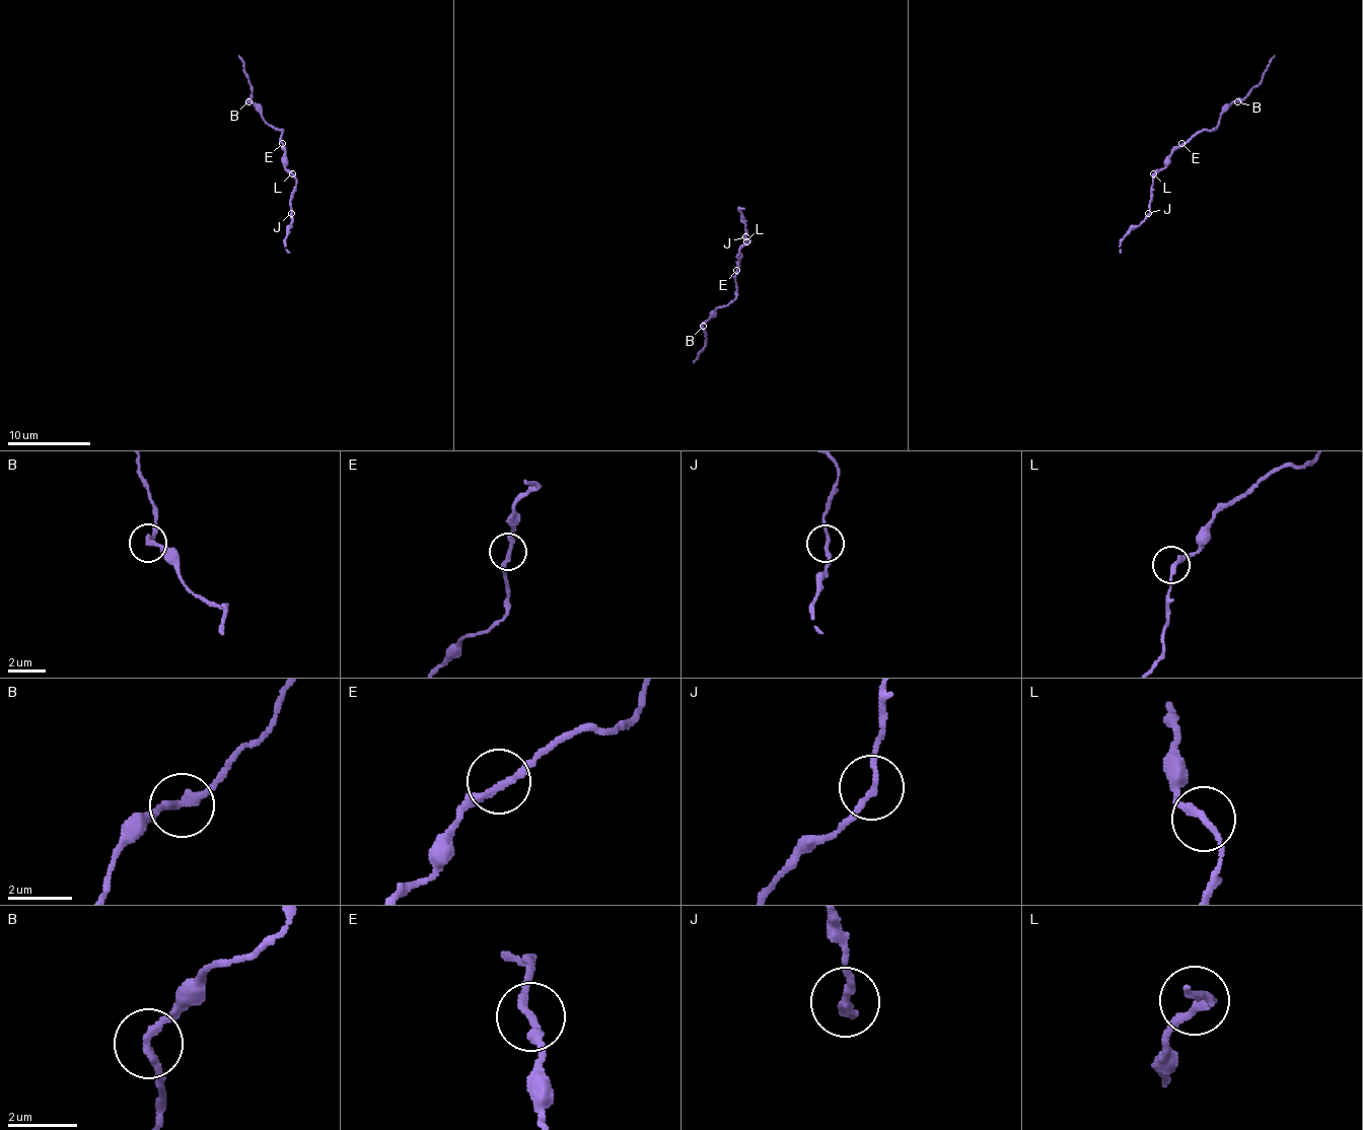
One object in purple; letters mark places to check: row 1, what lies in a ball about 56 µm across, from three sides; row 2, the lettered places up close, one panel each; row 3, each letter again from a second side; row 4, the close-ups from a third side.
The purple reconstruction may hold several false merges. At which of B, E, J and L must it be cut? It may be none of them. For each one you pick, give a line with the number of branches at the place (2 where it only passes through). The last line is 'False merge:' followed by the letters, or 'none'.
J: 2 branches meet
False merge: J

